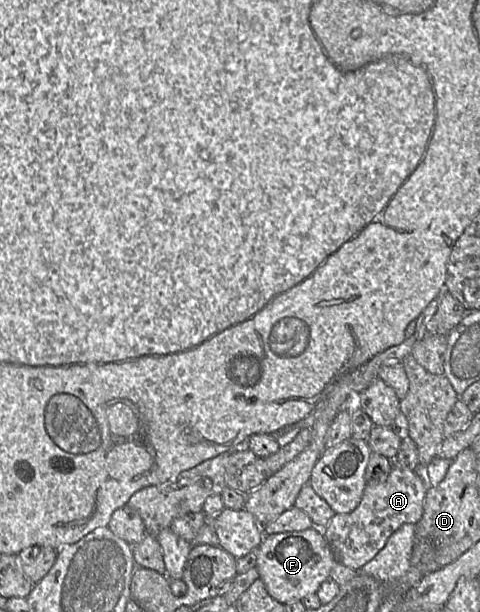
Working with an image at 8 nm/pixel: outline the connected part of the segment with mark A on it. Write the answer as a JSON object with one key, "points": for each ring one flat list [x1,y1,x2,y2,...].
{"points":[[393,464,384,482,366,485,359,505,350,513,335,514,323,534,334,562,359,571,386,545,389,537,404,524,418,524,428,488,421,477,408,467]]}

